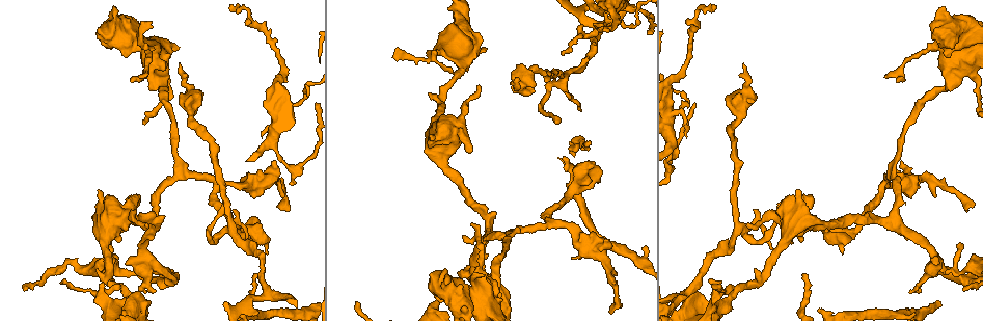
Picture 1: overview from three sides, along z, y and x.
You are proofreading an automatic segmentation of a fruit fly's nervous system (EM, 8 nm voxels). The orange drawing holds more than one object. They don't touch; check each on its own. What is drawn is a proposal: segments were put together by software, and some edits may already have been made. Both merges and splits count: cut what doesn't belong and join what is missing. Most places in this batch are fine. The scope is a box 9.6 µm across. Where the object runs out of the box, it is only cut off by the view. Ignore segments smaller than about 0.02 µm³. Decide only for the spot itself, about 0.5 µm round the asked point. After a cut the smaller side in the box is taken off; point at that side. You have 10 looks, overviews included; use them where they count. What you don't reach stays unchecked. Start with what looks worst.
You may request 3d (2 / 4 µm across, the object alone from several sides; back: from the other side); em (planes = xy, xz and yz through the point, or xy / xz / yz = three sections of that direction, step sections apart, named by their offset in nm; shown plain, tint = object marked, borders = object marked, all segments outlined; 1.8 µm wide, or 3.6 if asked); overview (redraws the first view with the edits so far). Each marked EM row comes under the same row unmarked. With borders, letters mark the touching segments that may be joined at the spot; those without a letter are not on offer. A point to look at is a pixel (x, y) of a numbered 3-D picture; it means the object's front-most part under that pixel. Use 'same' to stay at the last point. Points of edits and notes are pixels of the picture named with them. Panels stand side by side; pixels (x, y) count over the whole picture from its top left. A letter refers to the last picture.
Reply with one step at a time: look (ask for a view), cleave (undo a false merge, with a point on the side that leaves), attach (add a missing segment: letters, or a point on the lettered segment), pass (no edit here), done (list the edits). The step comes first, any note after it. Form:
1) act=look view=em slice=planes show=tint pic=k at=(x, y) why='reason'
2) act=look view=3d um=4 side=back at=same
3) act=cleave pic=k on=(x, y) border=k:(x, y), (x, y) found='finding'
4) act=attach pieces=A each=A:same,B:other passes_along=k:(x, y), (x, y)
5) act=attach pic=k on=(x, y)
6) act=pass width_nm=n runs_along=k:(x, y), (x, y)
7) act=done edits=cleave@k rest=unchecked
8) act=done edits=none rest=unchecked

act=look view=em um=3.6 slice=xz step=8 show=borders pic=1 at=(957, 63) why='small branch off a trunk'

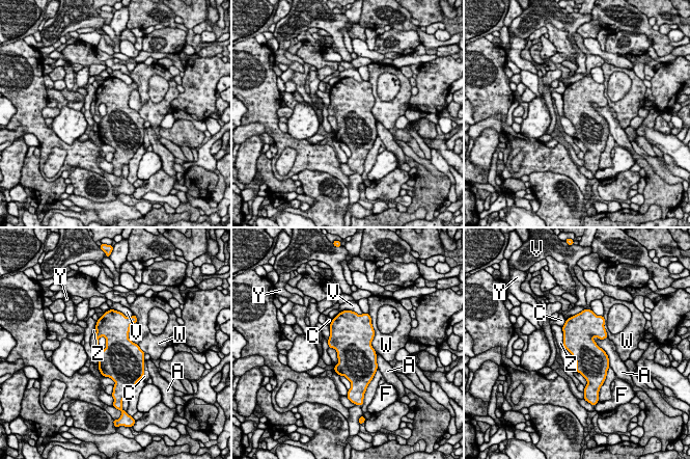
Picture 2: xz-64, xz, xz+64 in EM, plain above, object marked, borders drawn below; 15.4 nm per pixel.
act=look view=em um=3.6 slice=planes show=borders at=same why='another direction'

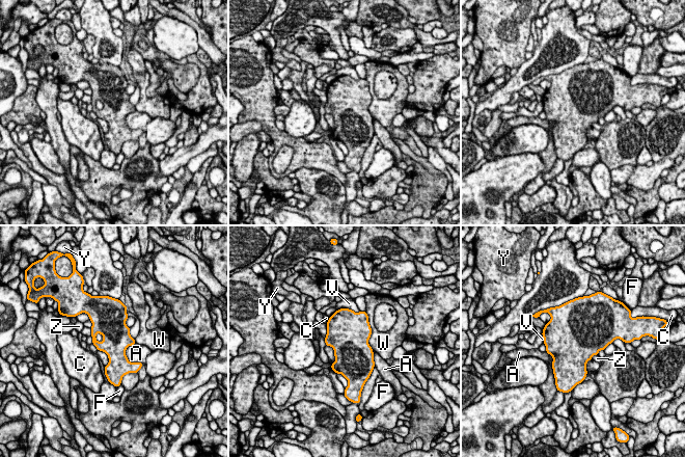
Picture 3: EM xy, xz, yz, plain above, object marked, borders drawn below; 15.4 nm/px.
act=pass width_nm=600 each=A:other,C:other,F:other,V:other,W:other,Y:other,Z:other border=3:(129, 345), (127, 358), (141, 363) found='continuous, no second neuron'

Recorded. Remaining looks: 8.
act=look view=3d um=2 pic=1 at=(742, 64) why='free end'

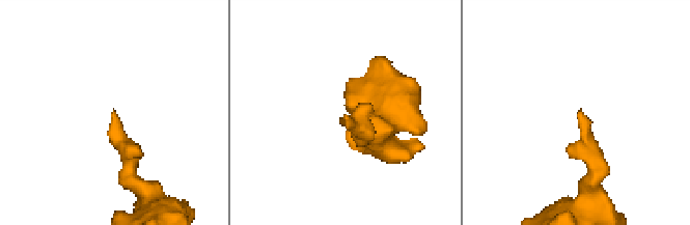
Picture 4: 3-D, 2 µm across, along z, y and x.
act=look view=em um=3.6 slice=planes show=borders pic=4 at=(342, 117)

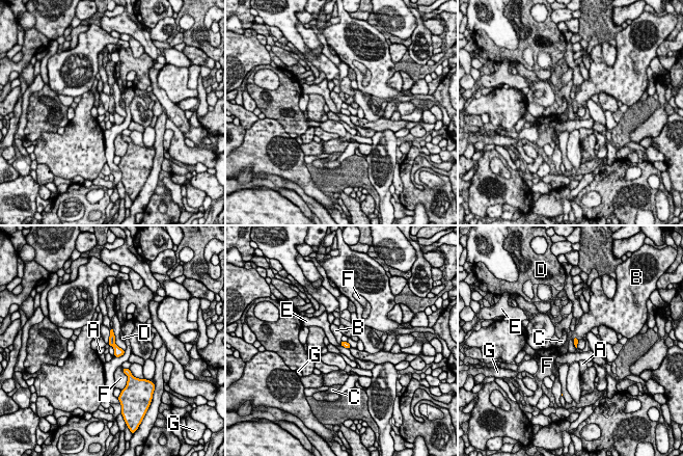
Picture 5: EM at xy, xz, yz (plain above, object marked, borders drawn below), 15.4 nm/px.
act=pass each=A:other,B:other,C:other,D:other,E:other,F:other,G:other border=5:(110, 330), (107, 343) found='none of them fits'

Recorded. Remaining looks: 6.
act=look view=em slice=yz step=16 show=tint pic=1 at=(817, 310) why='free end'

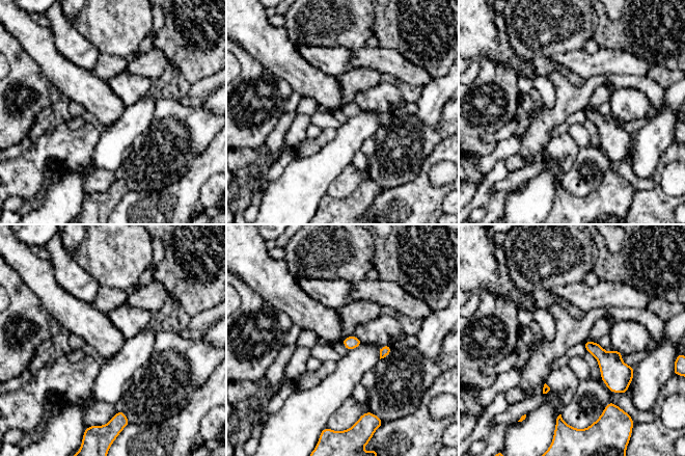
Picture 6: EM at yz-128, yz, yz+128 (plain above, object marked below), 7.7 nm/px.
act=look view=em slice=planes show=tint at=same why='another direction'

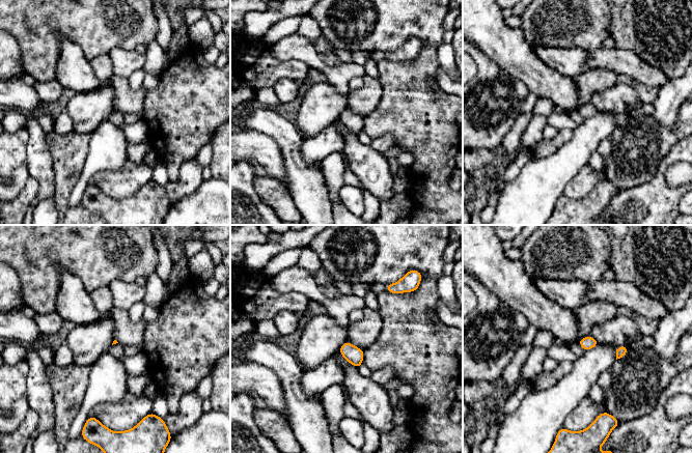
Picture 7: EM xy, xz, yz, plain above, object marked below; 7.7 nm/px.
act=look view=em slice=planes show=borders at=same

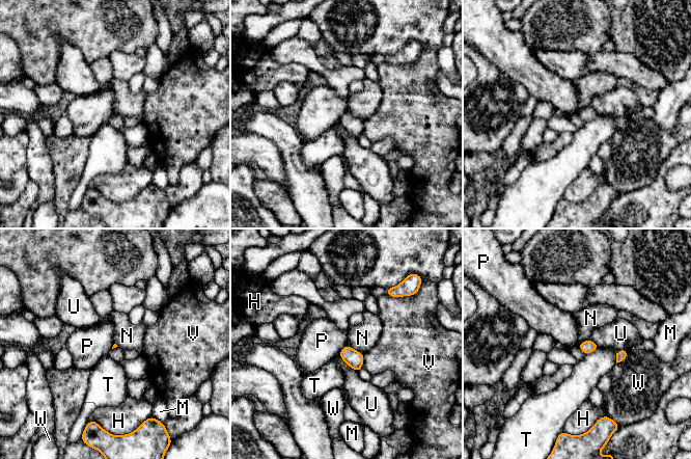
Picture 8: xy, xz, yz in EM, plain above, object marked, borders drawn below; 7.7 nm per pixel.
act=pass each=H:other,M:other,N:other,P:other,T:other,U:other,V:other,W:other border=8:(347, 343), (338, 354) found='none of them fits'

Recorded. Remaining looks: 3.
act=look view=em slice=xz step=4 show=borders pic=1 at=(900, 162) why='an open end'

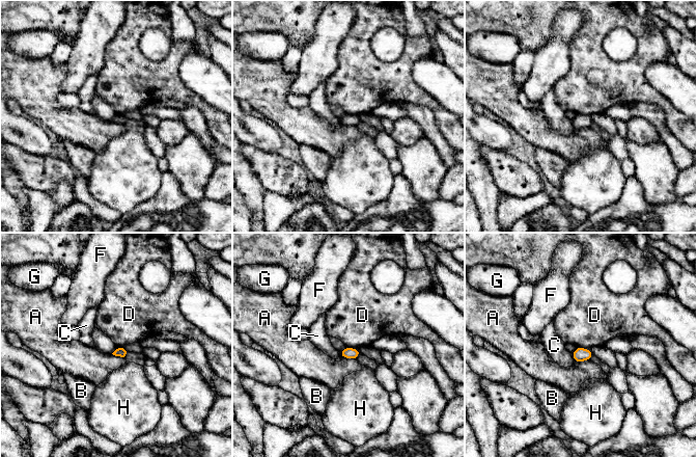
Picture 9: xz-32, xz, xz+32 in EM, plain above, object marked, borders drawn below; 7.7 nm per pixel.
act=pass each=A:other,B:other,C:other,D:other,F:other,G:other,H:other border=9:(577, 346), (590, 349) found='none of them fits'

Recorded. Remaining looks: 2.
act=done edits=none rest=unchecked

